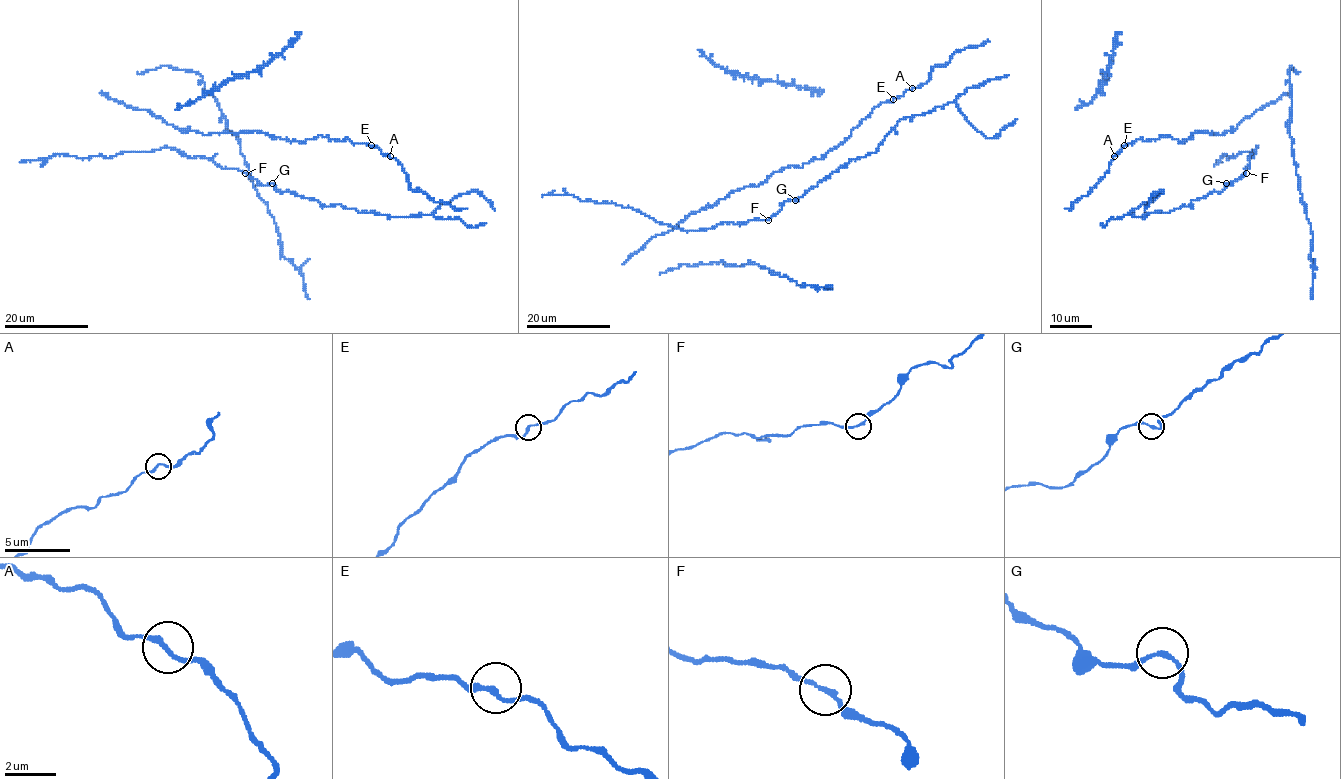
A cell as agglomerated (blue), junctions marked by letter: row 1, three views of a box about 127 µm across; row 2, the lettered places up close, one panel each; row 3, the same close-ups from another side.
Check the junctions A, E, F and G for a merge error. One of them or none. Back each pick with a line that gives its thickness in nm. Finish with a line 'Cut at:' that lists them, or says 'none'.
Cut at: none

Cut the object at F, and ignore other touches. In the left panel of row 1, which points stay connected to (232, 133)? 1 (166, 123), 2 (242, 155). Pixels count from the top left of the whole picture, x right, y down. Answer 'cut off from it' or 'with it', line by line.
1: with it
2: with it

